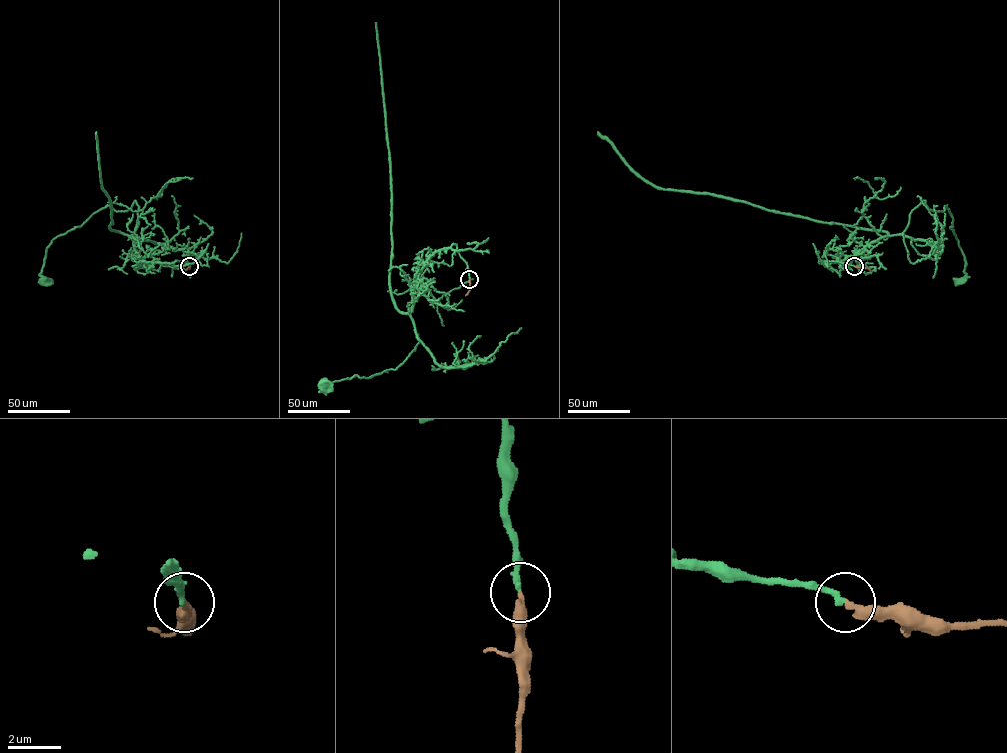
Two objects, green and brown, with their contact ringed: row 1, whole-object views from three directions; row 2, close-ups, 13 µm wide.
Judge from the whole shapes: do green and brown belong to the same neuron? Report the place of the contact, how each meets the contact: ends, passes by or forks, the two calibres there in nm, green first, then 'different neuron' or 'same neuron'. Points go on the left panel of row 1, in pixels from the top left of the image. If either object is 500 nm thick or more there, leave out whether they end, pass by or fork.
(189, 266) | green ends | brown ends | 220/320 nm | same neuron

